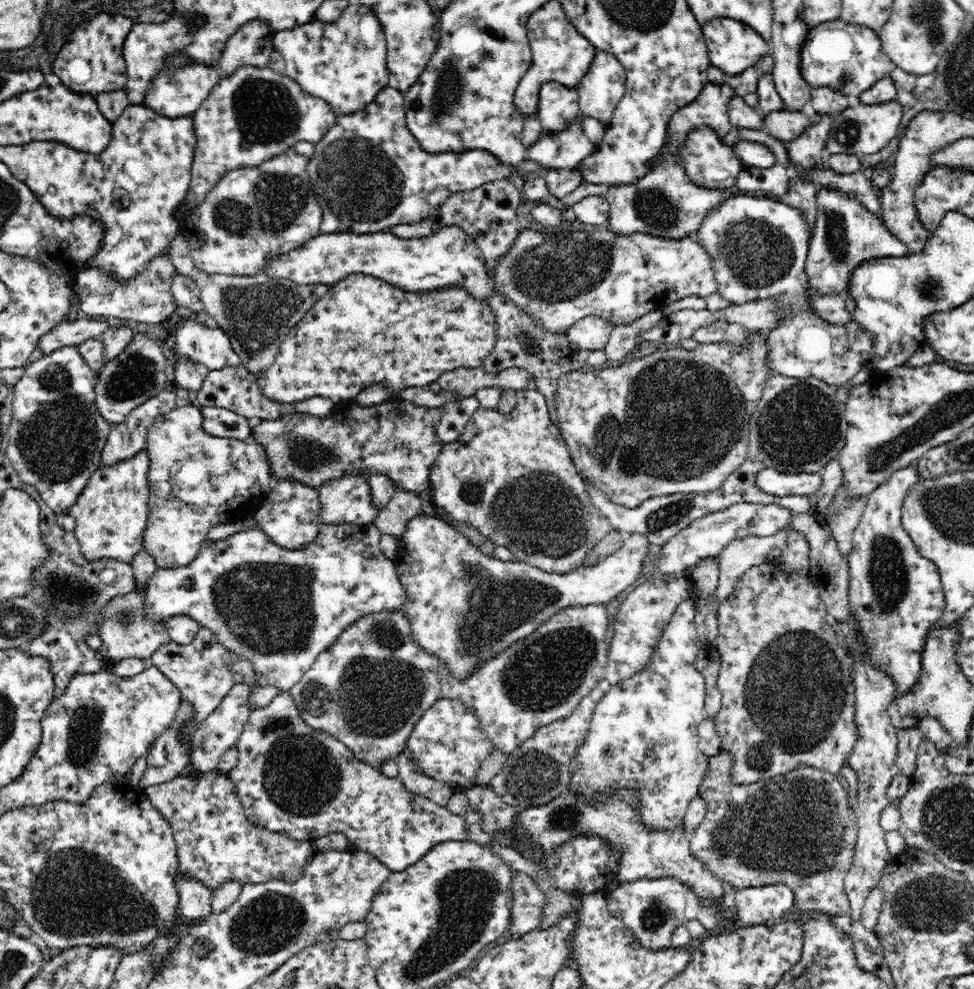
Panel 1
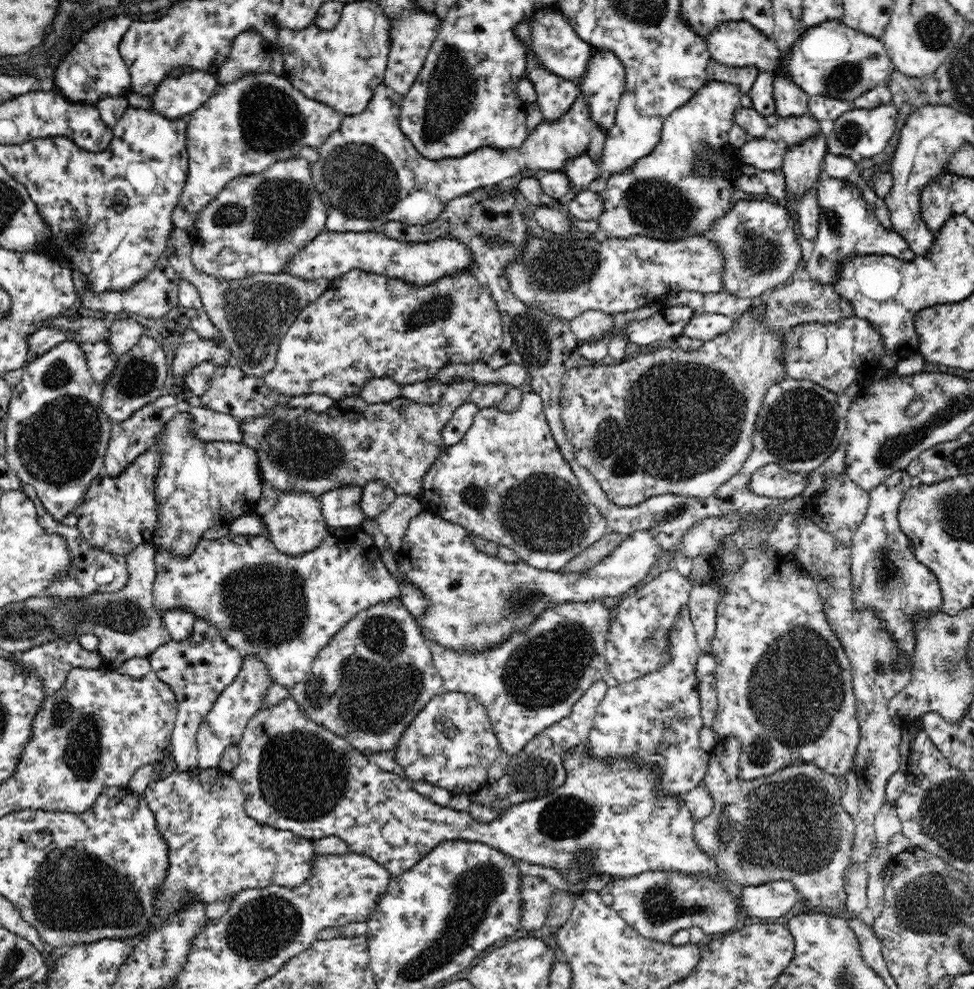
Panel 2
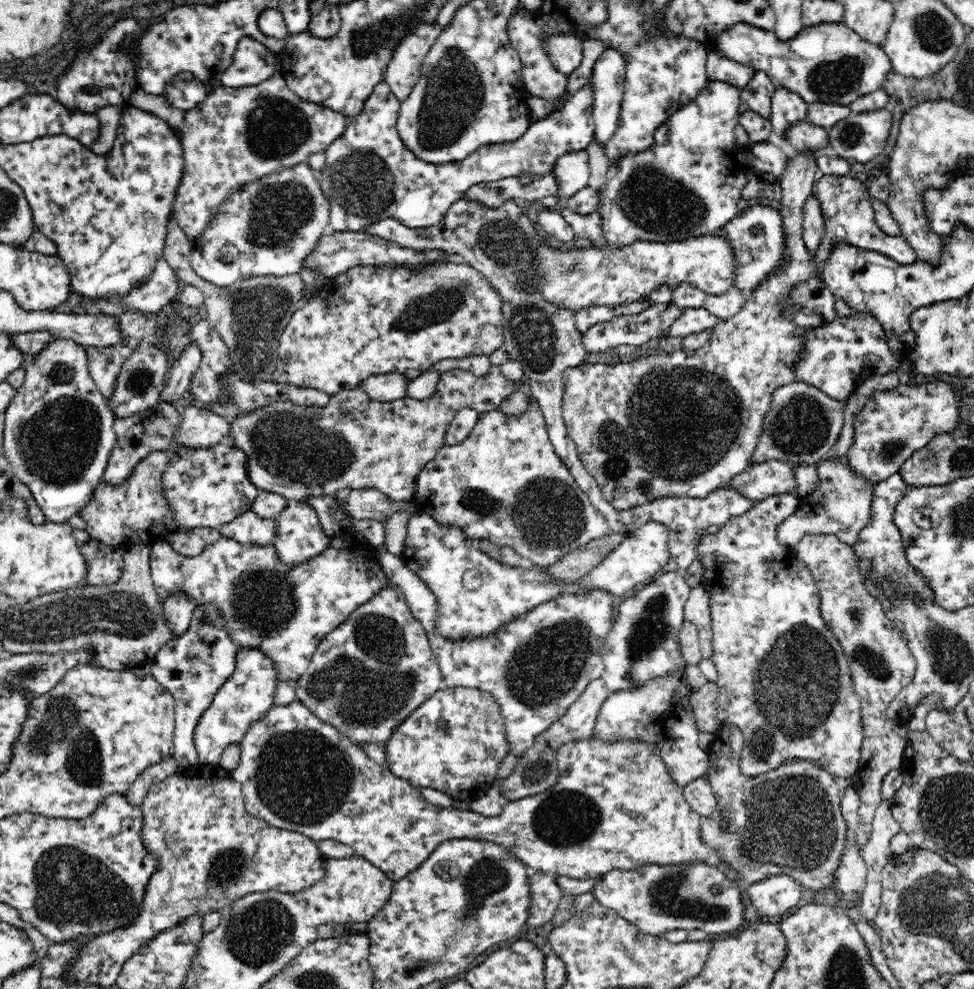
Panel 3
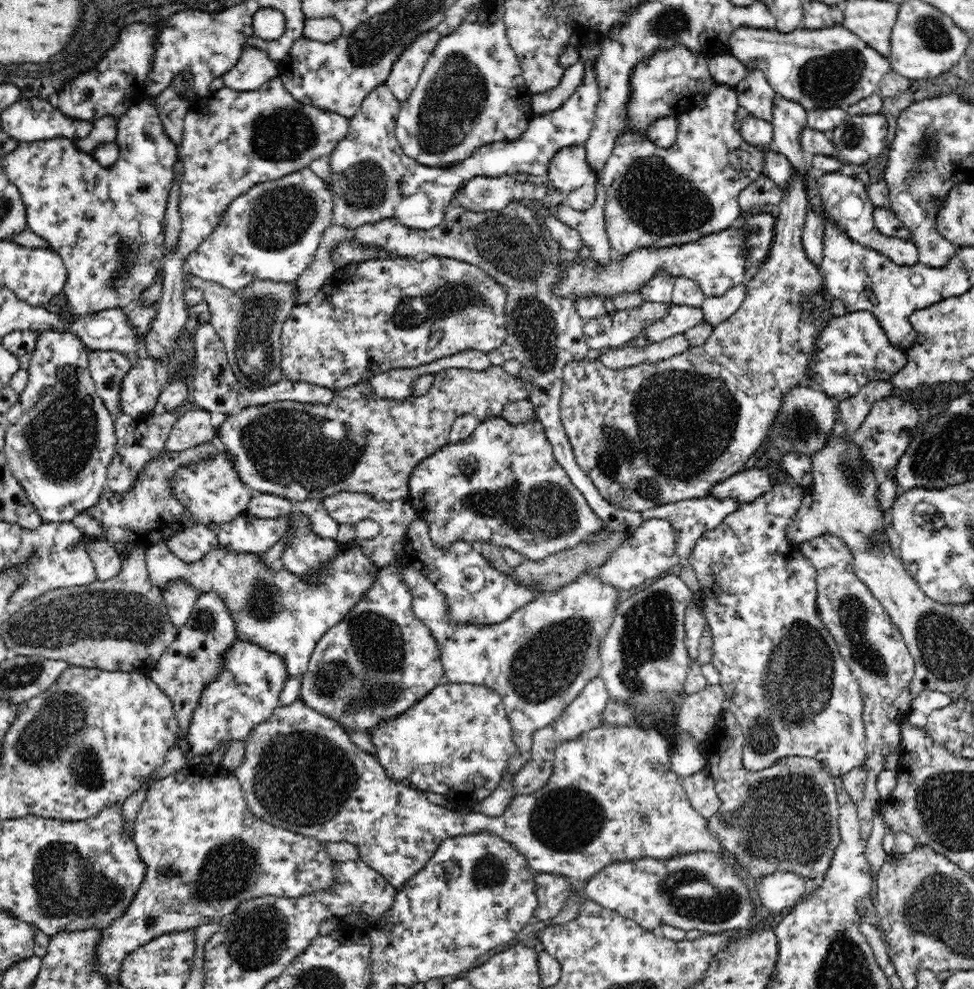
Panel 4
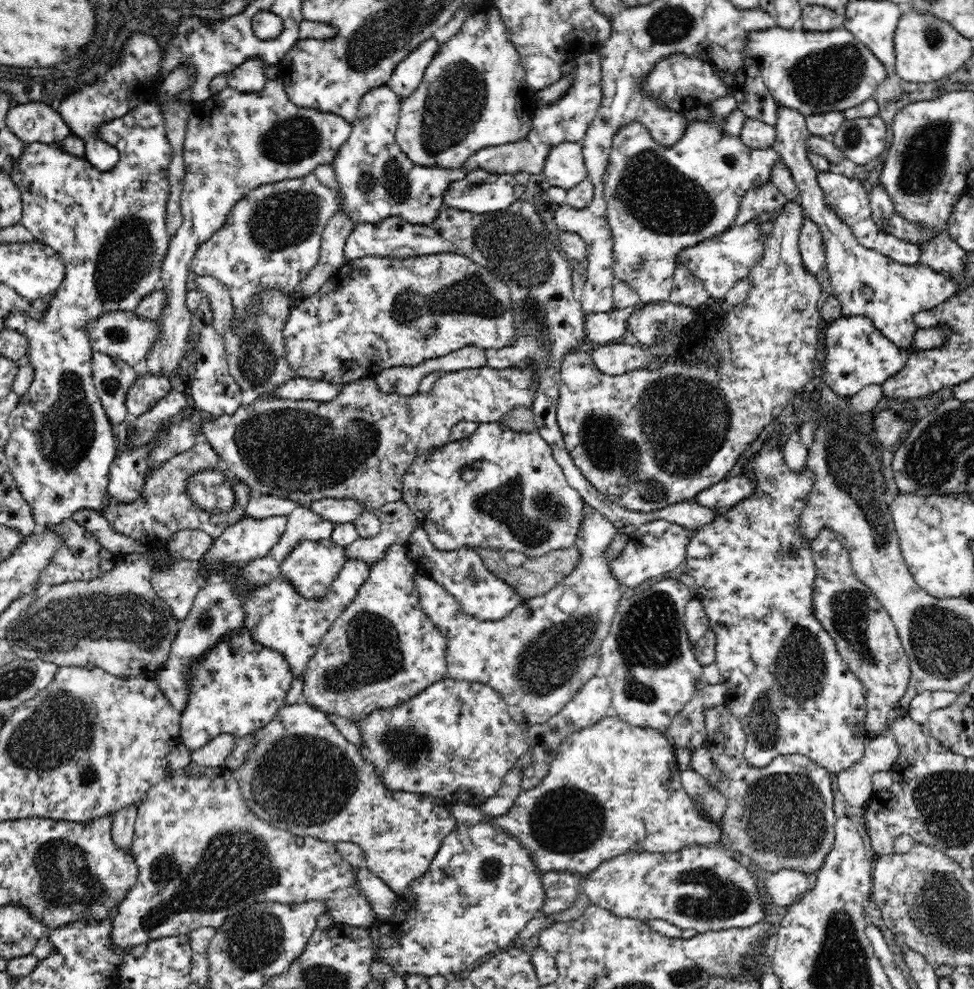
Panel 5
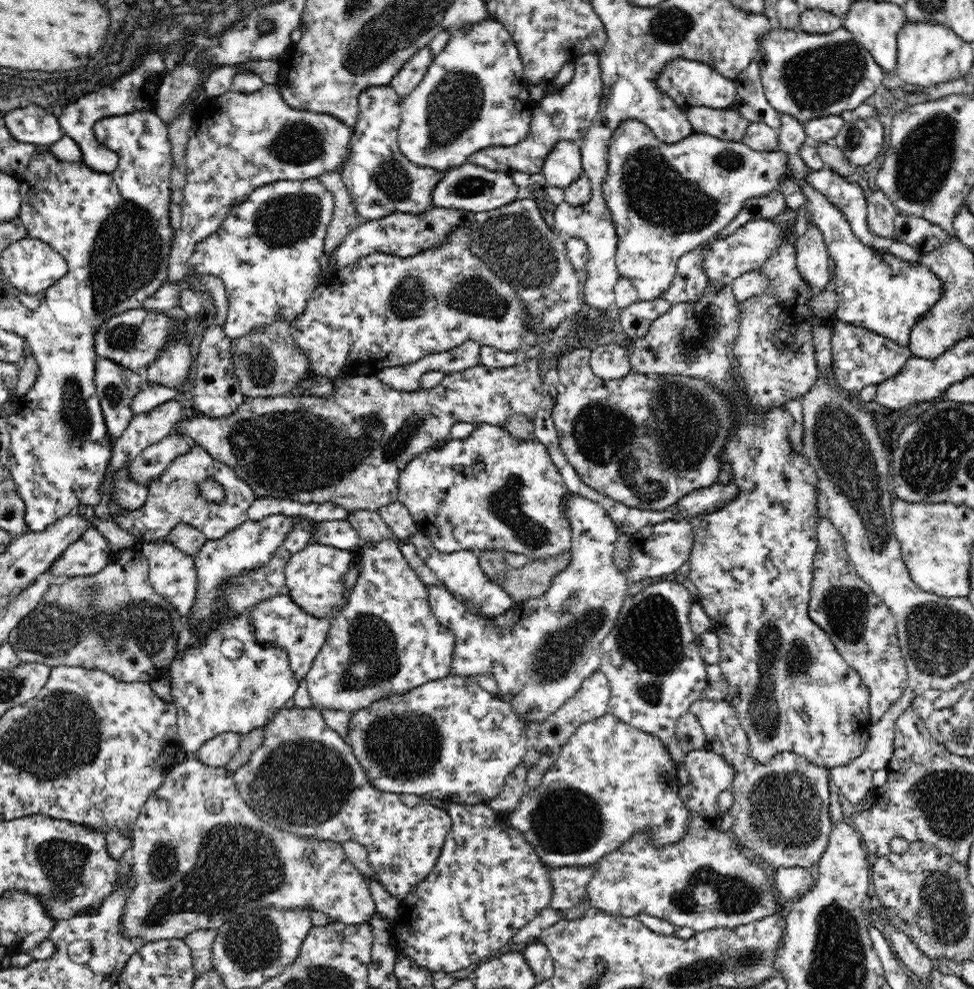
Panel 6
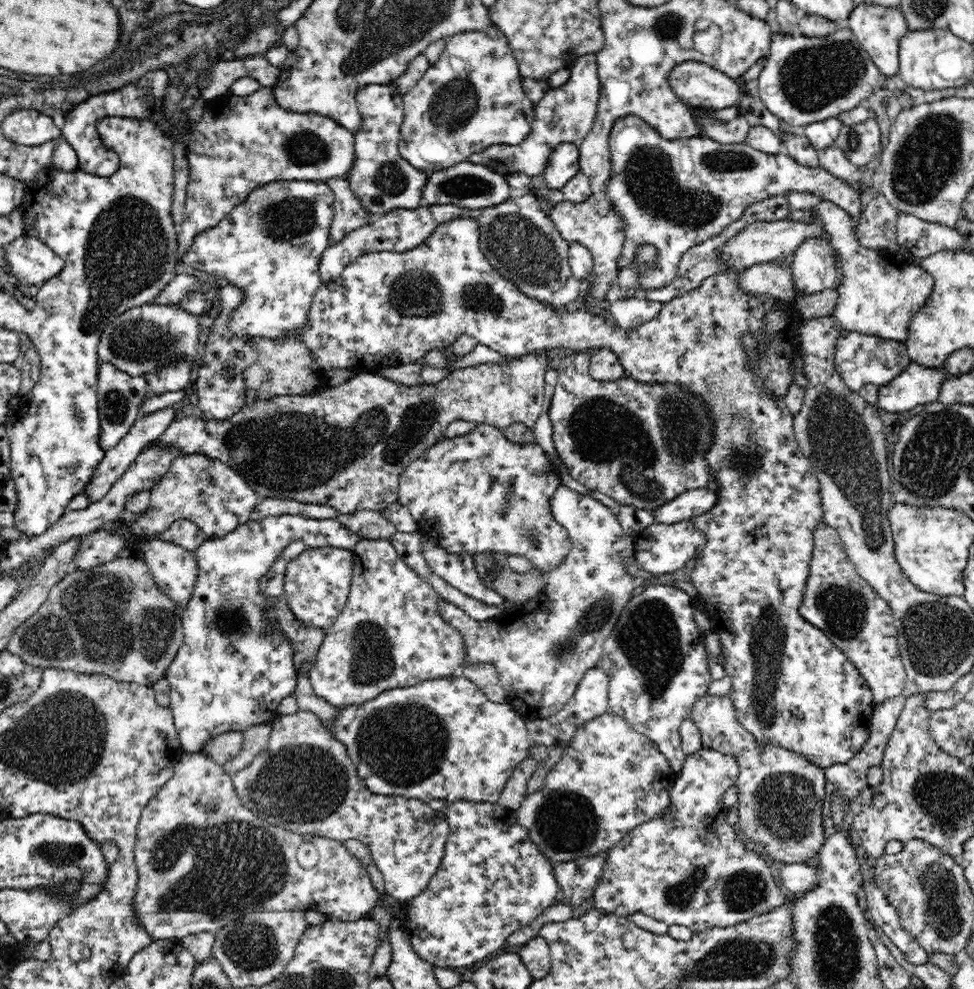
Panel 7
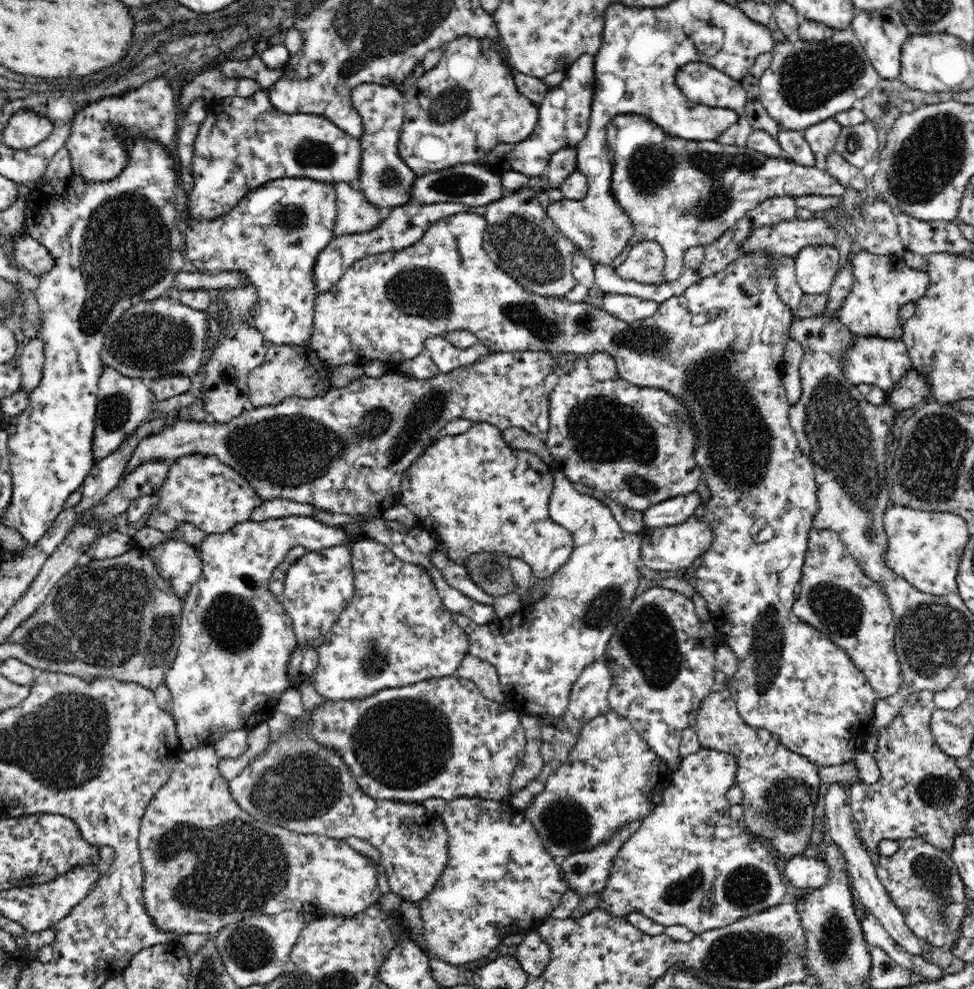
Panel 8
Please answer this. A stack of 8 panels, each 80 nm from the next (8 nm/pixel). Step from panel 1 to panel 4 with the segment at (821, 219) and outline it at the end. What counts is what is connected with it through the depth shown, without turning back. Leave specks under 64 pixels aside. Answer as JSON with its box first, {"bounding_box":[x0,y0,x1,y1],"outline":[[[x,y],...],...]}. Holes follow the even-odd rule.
{"bounding_box":[816,173,919,266],"outline":[[[824,173],[816,181],[825,212],[838,223],[838,226],[853,242],[874,250],[901,266],[914,266],[919,262],[917,247],[911,240],[888,237],[876,228],[873,221],[875,208],[867,193],[867,182],[861,181],[856,176],[844,176],[839,173]]]}

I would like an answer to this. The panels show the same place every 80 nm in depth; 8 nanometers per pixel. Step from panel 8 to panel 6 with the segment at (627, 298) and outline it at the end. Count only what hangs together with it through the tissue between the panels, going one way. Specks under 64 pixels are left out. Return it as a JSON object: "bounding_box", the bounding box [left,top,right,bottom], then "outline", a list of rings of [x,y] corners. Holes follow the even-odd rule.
{"bounding_box":[619,300,673,338],"outline":[[[666,300],[634,302],[626,309],[619,309],[619,322],[628,337],[640,338],[648,332],[648,327],[658,316],[665,314],[673,305]]]}

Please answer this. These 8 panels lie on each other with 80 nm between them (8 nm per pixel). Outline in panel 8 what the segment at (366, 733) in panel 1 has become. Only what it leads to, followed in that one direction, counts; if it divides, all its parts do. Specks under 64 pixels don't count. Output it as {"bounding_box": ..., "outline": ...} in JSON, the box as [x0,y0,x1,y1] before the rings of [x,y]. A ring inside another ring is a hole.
{"bounding_box":[311,540,469,701],"outline":[[[355,540],[355,542],[350,543],[350,547],[351,563],[355,578],[355,593],[348,606],[345,606],[338,620],[332,625],[329,633],[325,636],[324,642],[317,648],[319,661],[311,678],[314,688],[328,701],[359,701],[362,698],[371,697],[372,694],[378,692],[380,689],[410,686],[426,679],[455,675],[460,662],[463,661],[464,655],[469,654],[469,640],[466,633],[454,620],[453,613],[443,605],[441,596],[436,590],[434,579],[431,577],[429,570],[400,560],[384,543],[371,540]]]}

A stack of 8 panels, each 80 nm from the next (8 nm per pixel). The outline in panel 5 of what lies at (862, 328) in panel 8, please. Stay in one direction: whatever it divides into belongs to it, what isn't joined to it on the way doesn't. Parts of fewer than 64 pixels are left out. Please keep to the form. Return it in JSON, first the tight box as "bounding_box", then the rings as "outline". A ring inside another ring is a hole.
{"bounding_box":[772,107,956,349],"outline":[[[778,107],[775,124],[775,144],[772,146],[781,154],[782,162],[790,169],[799,190],[799,202],[805,214],[814,221],[823,236],[826,246],[826,270],[830,274],[832,292],[840,304],[842,318],[866,318],[872,321],[888,340],[896,346],[911,349],[912,338],[917,326],[914,316],[920,312],[934,310],[956,293],[956,279],[932,271],[924,264],[904,265],[892,261],[876,250],[861,246],[853,236],[850,227],[834,212],[825,201],[825,194],[816,183],[817,170],[808,159],[808,132],[806,117],[786,107]]]}

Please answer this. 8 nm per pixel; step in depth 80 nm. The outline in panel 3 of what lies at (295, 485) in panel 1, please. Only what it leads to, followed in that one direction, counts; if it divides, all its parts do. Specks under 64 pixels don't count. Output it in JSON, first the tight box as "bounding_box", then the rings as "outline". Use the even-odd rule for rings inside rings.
{"bounding_box":[272,501,330,566],"outline":[[[302,501],[288,502],[274,520],[278,526],[272,544],[280,560],[288,566],[303,565],[330,544],[316,510]]]}

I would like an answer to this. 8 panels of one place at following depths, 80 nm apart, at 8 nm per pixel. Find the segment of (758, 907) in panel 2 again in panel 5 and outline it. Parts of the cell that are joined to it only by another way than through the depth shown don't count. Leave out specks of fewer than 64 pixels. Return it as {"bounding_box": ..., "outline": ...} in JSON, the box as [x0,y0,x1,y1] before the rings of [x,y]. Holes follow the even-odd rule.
{"bounding_box":[765,870,813,907],"outline":[[[777,870],[768,876],[765,890],[773,904],[789,907],[812,887],[813,876],[798,870]]]}

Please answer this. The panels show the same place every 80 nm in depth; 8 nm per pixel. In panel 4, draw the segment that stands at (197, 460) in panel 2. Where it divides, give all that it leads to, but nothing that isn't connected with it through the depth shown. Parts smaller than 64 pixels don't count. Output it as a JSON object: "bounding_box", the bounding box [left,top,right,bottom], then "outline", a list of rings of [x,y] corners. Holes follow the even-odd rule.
{"bounding_box":[173,451,255,523],"outline":[[[221,451],[200,463],[186,464],[173,476],[173,496],[189,510],[190,519],[198,523],[223,523],[235,520],[247,510],[248,502],[255,494],[239,479],[234,467],[234,456]]]}

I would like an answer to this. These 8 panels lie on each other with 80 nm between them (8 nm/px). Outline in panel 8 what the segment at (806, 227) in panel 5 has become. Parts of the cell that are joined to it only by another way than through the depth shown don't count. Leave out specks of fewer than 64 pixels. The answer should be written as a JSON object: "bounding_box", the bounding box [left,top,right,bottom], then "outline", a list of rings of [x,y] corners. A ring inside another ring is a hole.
{"bounding_box":[795,247,840,294],"outline":[[[805,247],[795,257],[798,285],[806,294],[824,294],[839,272],[840,253],[836,247]]]}

